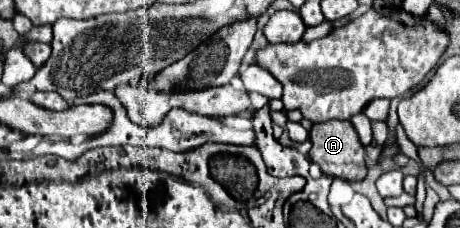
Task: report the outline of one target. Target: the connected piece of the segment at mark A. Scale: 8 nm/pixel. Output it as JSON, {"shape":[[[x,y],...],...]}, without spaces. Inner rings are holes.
{"shape":[[[328,121],[318,125],[314,123],[310,129],[310,141],[310,159],[322,169],[324,175],[340,177],[346,181],[362,181],[366,177],[366,151],[350,121]]]}

